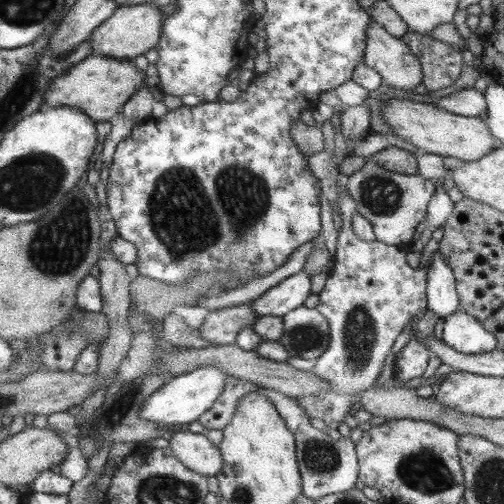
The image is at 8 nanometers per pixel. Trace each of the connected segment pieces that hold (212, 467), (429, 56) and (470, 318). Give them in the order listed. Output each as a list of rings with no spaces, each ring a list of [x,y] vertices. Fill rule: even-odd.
[[[177,432],[168,440],[171,453],[187,469],[203,477],[215,476],[223,466],[222,452],[205,436],[191,432]]]
[[[409,29],[401,40],[410,47],[410,53],[421,63],[421,83],[427,92],[446,88],[459,76],[461,54],[455,46],[434,40],[429,35],[419,35]]]
[[[456,310],[443,317],[441,341],[463,354],[491,352],[497,339],[473,315]]]

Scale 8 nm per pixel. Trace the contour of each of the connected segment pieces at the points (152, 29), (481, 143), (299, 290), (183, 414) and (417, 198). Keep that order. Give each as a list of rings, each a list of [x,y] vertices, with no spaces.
[[[151,2],[138,5],[121,5],[90,35],[93,54],[101,54],[112,59],[132,60],[143,55],[158,44],[162,33],[163,15],[159,7]]]
[[[393,98],[386,100],[379,110],[381,110],[381,120],[391,127],[395,136],[403,138],[425,153],[471,162],[479,160],[484,154],[490,153],[499,145],[494,140],[489,127],[479,117],[464,117],[441,110],[437,106],[431,106],[430,103]]]
[[[299,269],[296,274],[287,276],[266,290],[258,299],[250,302],[255,315],[273,315],[282,317],[287,312],[303,304],[309,296],[309,274]]]
[[[207,366],[191,370],[180,376],[171,377],[166,385],[161,386],[155,393],[142,403],[140,418],[157,423],[160,427],[171,427],[174,424],[190,424],[198,420],[222,394],[228,378],[219,368]]]
[[[365,158],[365,165],[347,176],[347,192],[354,198],[355,212],[371,223],[375,240],[408,250],[415,227],[425,219],[427,202],[431,200],[436,182],[419,175],[407,175],[387,171],[371,158]]]

